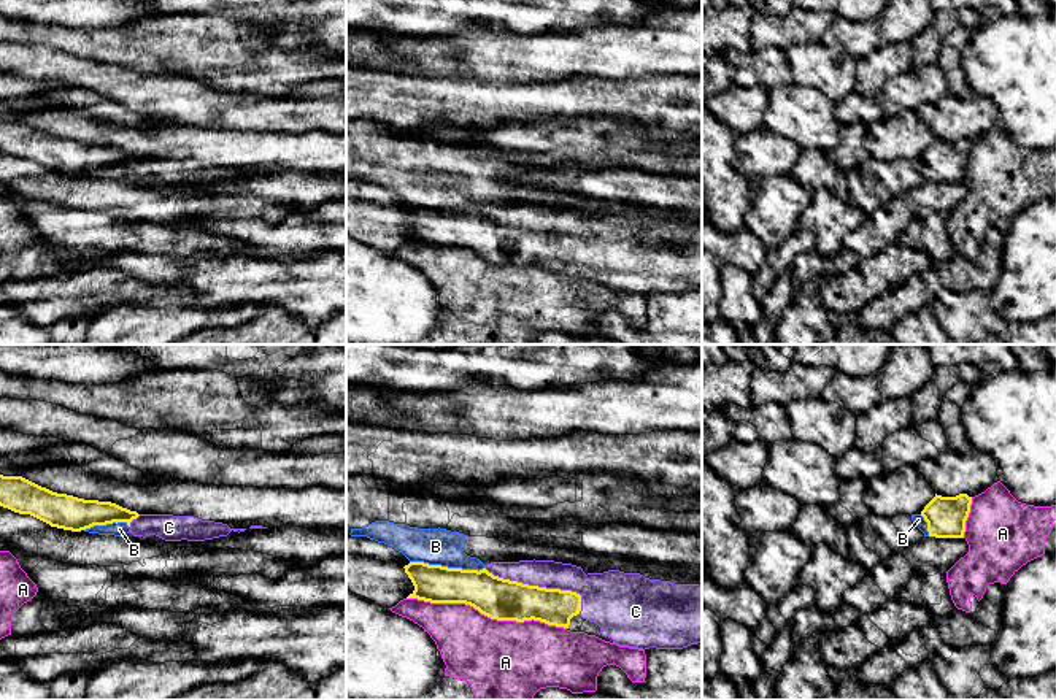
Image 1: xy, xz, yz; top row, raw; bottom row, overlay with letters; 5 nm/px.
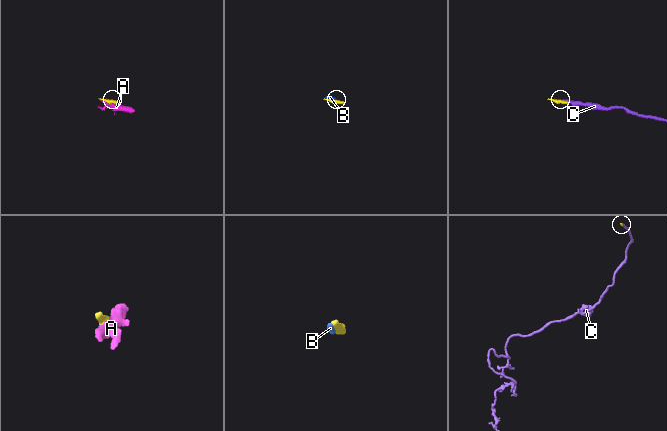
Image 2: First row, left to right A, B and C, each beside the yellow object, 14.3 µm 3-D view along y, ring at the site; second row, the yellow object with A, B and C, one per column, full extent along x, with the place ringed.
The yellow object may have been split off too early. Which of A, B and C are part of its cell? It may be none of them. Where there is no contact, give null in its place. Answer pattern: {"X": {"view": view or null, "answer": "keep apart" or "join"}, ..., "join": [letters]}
{"A": {"view": "xz", "answer": "keep apart"}, "B": {"view": "xz", "answer": "keep apart"}, "C": {"view": "xz", "answer": "join"}, "join": ["C"]}

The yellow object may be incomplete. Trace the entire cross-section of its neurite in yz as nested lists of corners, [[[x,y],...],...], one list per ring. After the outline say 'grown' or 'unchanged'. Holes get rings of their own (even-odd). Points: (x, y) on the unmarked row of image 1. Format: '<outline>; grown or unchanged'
[[[935,138],[921,156],[921,160],[927,167],[929,181],[964,183],[970,149],[972,141],[967,138],[959,138],[956,141],[942,141]]]; unchanged

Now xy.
[[[0,119],[0,151],[71,176],[125,167],[133,181],[156,179],[165,186],[205,186],[227,181],[232,175],[238,178],[246,175],[194,160],[138,159],[111,146],[57,138],[22,121]]]; grown

